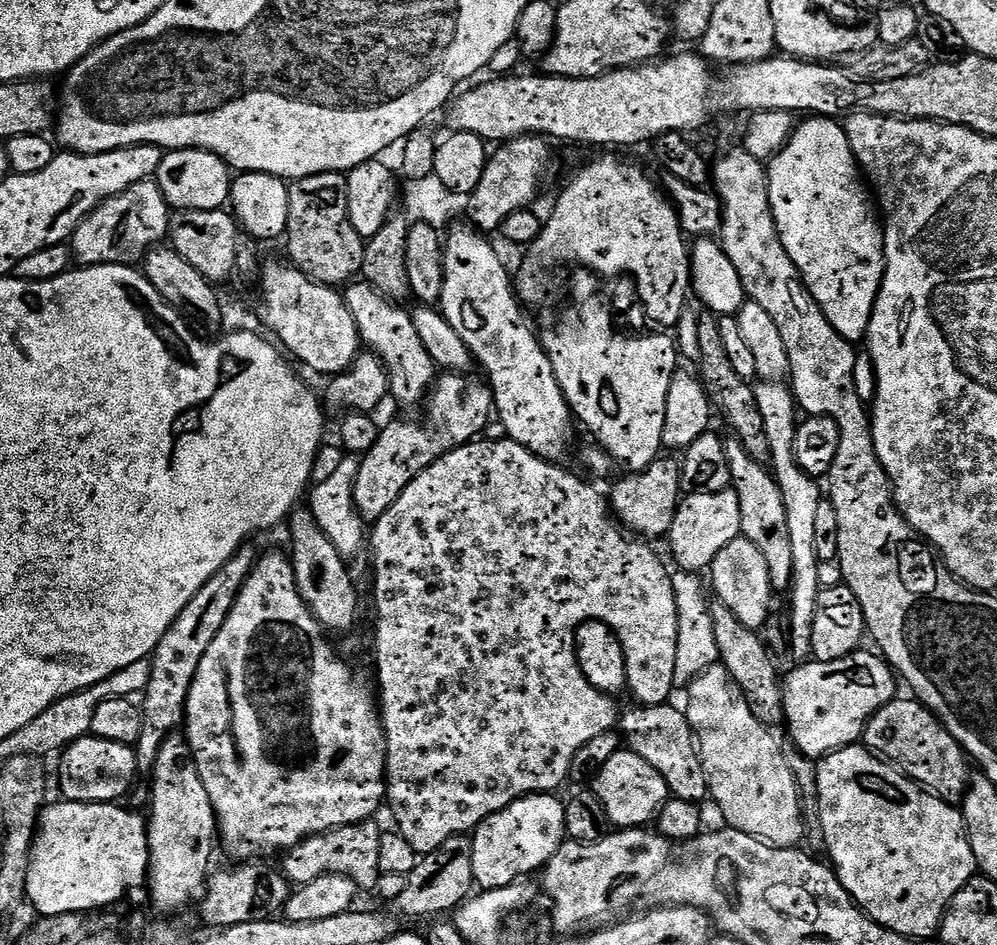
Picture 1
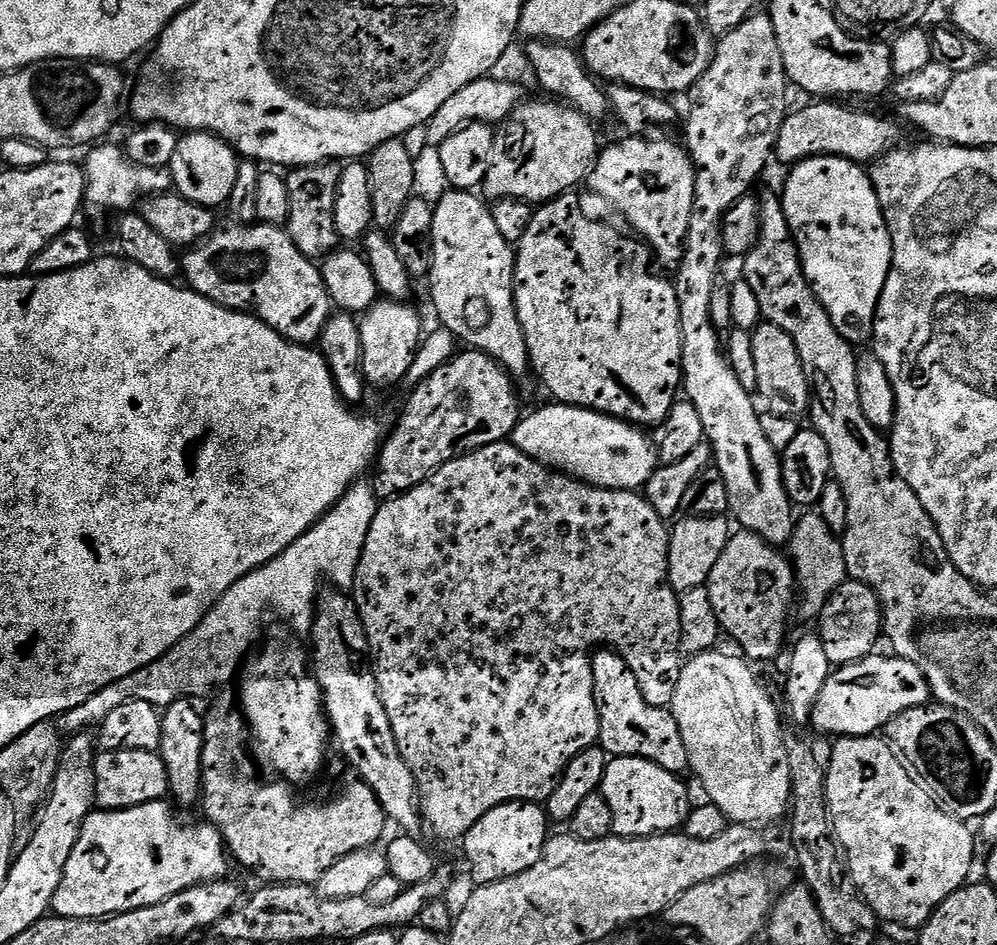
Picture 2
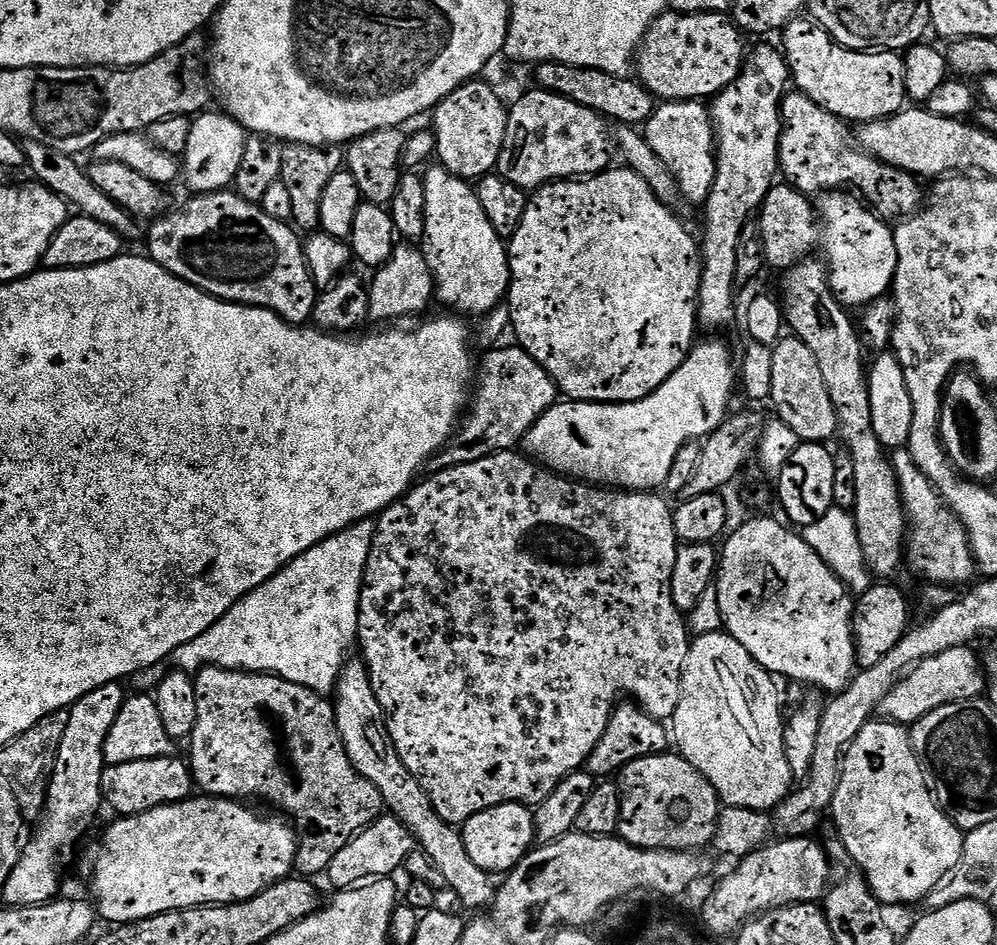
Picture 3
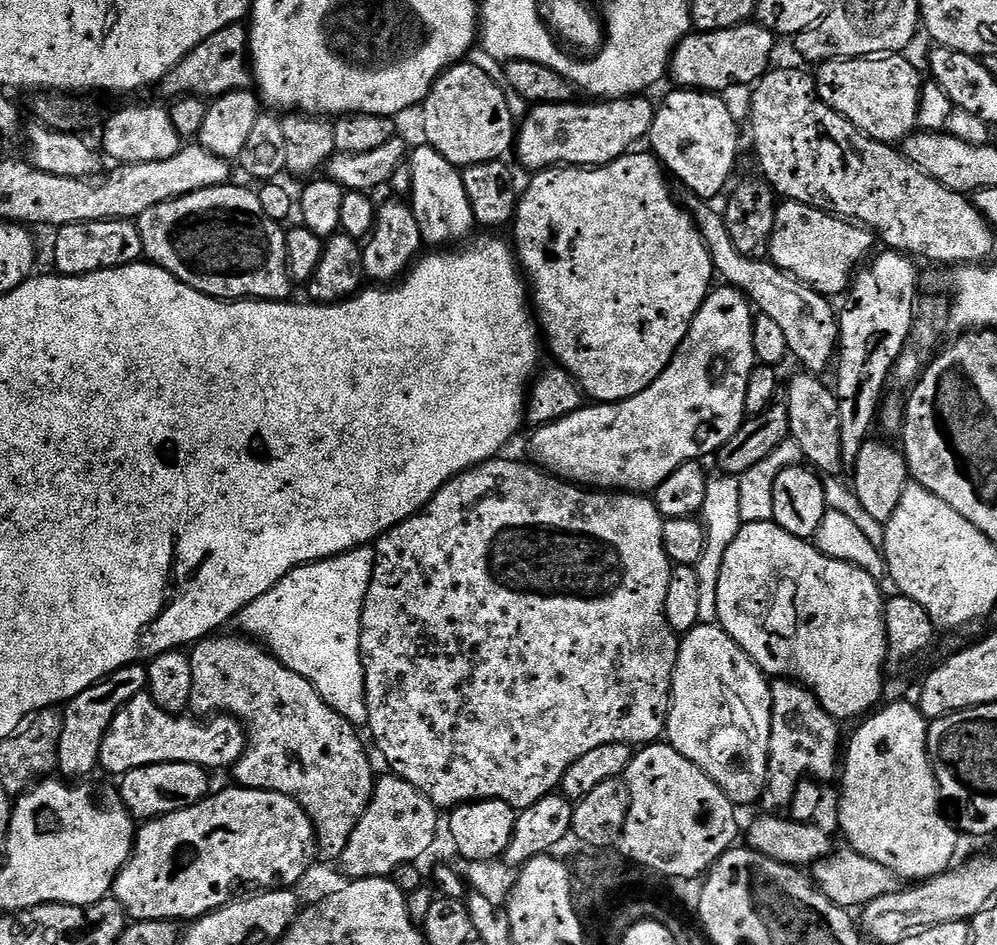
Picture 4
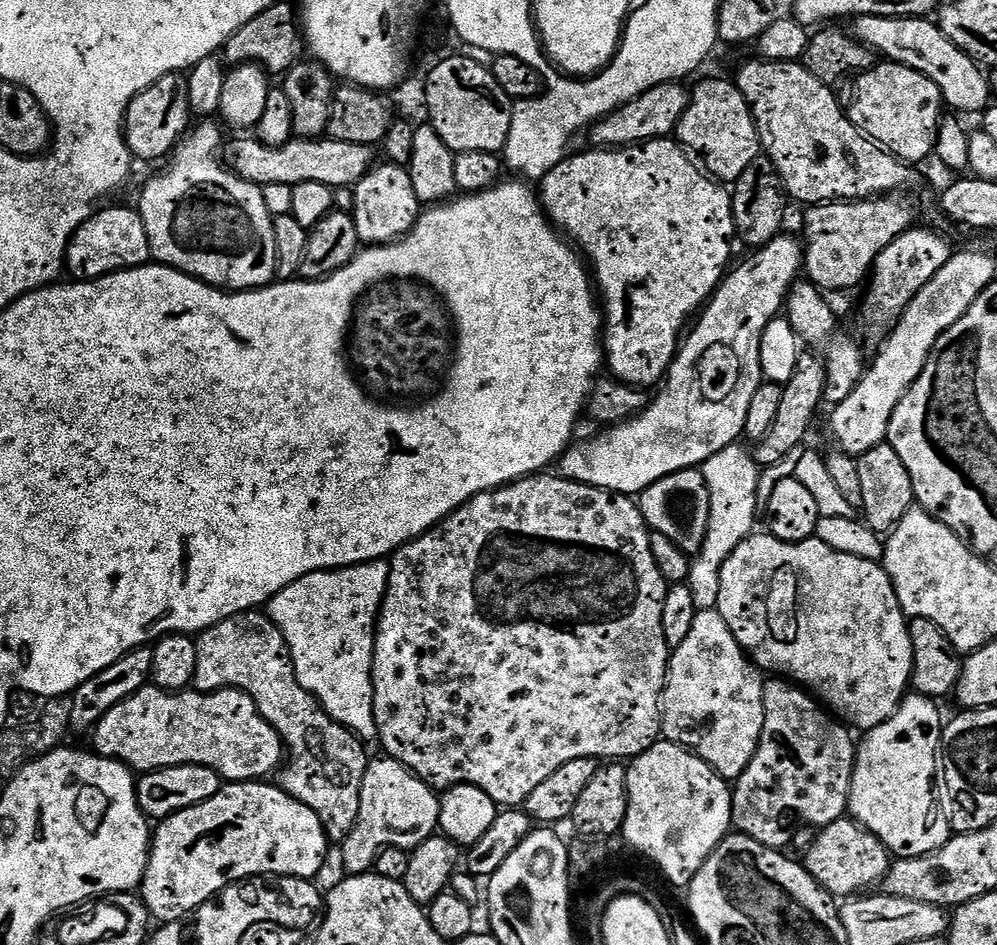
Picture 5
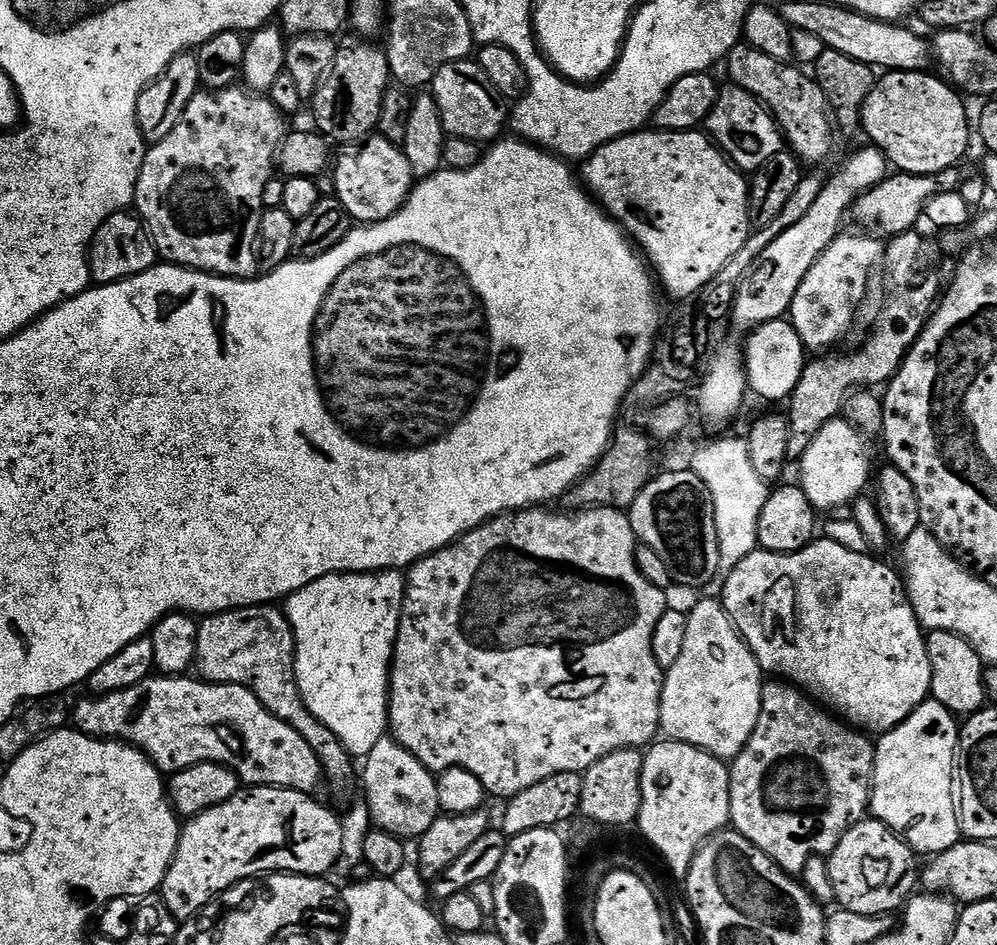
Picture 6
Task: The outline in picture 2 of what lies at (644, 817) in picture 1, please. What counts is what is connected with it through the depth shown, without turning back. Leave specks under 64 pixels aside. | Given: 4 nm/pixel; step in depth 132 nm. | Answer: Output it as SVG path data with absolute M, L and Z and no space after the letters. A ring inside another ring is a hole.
M617 756L609 759L606 774L600 783L600 793L610 802L614 813L612 835L625 838L672 834L688 817L688 788L681 777L670 770L662 770L640 756Z

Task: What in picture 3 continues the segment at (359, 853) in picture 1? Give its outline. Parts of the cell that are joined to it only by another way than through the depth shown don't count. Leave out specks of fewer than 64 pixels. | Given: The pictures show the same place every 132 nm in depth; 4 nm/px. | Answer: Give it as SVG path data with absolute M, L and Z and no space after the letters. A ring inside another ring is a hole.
M202 668L194 676L196 682L196 693L198 694L198 722L194 722L194 730L190 737L192 744L192 760L190 767L192 779L195 787L205 796L213 798L223 798L225 800L239 800L241 802L256 802L252 800L265 800L268 804L273 804L273 809L282 810L283 815L294 825L298 837L298 847L296 850L296 868L305 877L316 878L316 875L327 873L330 862L334 862L338 850L342 846L349 844L351 840L360 832L380 819L385 811L384 800L374 790L366 778L358 774L358 770L352 766L350 758L346 754L346 746L342 742L342 734L338 734L338 722L336 721L336 709L331 699L318 695L314 690L306 686L298 686L294 682L286 682L281 676L269 676L258 672L228 672L224 668Z

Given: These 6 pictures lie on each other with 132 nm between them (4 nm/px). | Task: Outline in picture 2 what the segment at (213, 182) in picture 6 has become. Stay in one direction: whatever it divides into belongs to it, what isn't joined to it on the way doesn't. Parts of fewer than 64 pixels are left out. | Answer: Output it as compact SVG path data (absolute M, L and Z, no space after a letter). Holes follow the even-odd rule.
M237 224L217 227L207 240L189 247L182 256L187 287L224 308L257 316L293 344L315 345L334 311L319 267L294 246L283 227Z

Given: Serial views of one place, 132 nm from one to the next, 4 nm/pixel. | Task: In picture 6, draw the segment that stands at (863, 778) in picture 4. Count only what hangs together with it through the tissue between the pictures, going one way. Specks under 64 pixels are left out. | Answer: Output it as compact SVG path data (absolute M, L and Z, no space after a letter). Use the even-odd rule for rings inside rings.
M929 698L916 707L910 718L903 720L897 728L883 733L875 741L876 765L872 775L871 815L882 821L890 831L897 832L913 852L924 858L934 858L938 853L950 850L962 840L958 792L954 787L954 777L958 772L961 729L956 720L957 717L949 708L942 706L942 702Z

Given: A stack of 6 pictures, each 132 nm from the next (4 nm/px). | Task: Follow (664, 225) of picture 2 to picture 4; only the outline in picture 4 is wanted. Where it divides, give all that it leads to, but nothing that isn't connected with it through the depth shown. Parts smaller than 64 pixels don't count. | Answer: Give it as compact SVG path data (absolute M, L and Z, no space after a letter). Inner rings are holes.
M699 90L675 91L665 98L664 105L656 108L650 133L651 151L673 177L676 175L685 184L687 191L703 200L715 201L715 196L729 187L728 179L740 156L736 116L728 109L723 95Z

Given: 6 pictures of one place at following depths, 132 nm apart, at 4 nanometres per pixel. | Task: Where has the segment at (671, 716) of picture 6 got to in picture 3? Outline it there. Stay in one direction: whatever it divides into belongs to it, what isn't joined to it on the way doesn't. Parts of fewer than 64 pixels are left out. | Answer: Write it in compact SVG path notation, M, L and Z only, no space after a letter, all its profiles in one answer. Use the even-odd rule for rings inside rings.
M721 630L711 632L705 636L698 636L689 643L682 682L680 683L680 697L678 698L676 712L670 721L670 732L674 737L675 747L676 744L680 747L677 748L679 755L683 756L686 762L690 762L690 766L694 766L694 770L698 770L707 778L710 786L714 786L714 790L720 795L721 801L727 806L742 806L750 810L768 812L775 809L776 805L787 800L793 791L794 777L790 770L790 762L786 762L786 750L784 749L784 725L786 720L783 715L780 717L780 696L776 693L775 683L777 684L777 681L772 673L767 672L746 650L746 646L742 646L742 642L738 642L735 638L729 636L727 631Z

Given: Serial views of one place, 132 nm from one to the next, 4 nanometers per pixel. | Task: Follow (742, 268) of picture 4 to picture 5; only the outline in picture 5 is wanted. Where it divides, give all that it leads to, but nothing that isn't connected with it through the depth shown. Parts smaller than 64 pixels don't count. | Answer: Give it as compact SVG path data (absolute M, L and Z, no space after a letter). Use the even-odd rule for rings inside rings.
M797 282L793 284L792 290L788 294L786 318L790 322L790 326L795 330L796 335L800 337L805 345L816 346L812 344L828 344L828 356L826 355L826 363L824 365L826 382L824 383L823 403L828 406L835 406L846 402L846 398L850 398L850 394L854 394L858 382L864 377L866 359L864 360L863 354L860 353L859 346L846 333L836 332L836 312L828 305L827 299L829 300L829 297L821 289L817 288L815 284L811 282Z

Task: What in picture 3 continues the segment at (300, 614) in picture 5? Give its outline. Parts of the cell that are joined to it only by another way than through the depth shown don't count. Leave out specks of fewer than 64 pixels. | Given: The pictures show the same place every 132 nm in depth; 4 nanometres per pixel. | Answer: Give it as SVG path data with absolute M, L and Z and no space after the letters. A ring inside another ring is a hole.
M358 520L346 530L318 542L298 558L282 568L274 578L248 592L237 604L233 604L210 630L198 634L194 642L178 646L170 657L173 669L195 674L202 668L224 668L228 672L258 672L269 676L281 676L286 682L306 686L318 695L327 697L335 693L340 671L349 659L348 651L358 640L360 617L360 591L364 585L366 562L370 558L372 539L376 533L376 520Z

